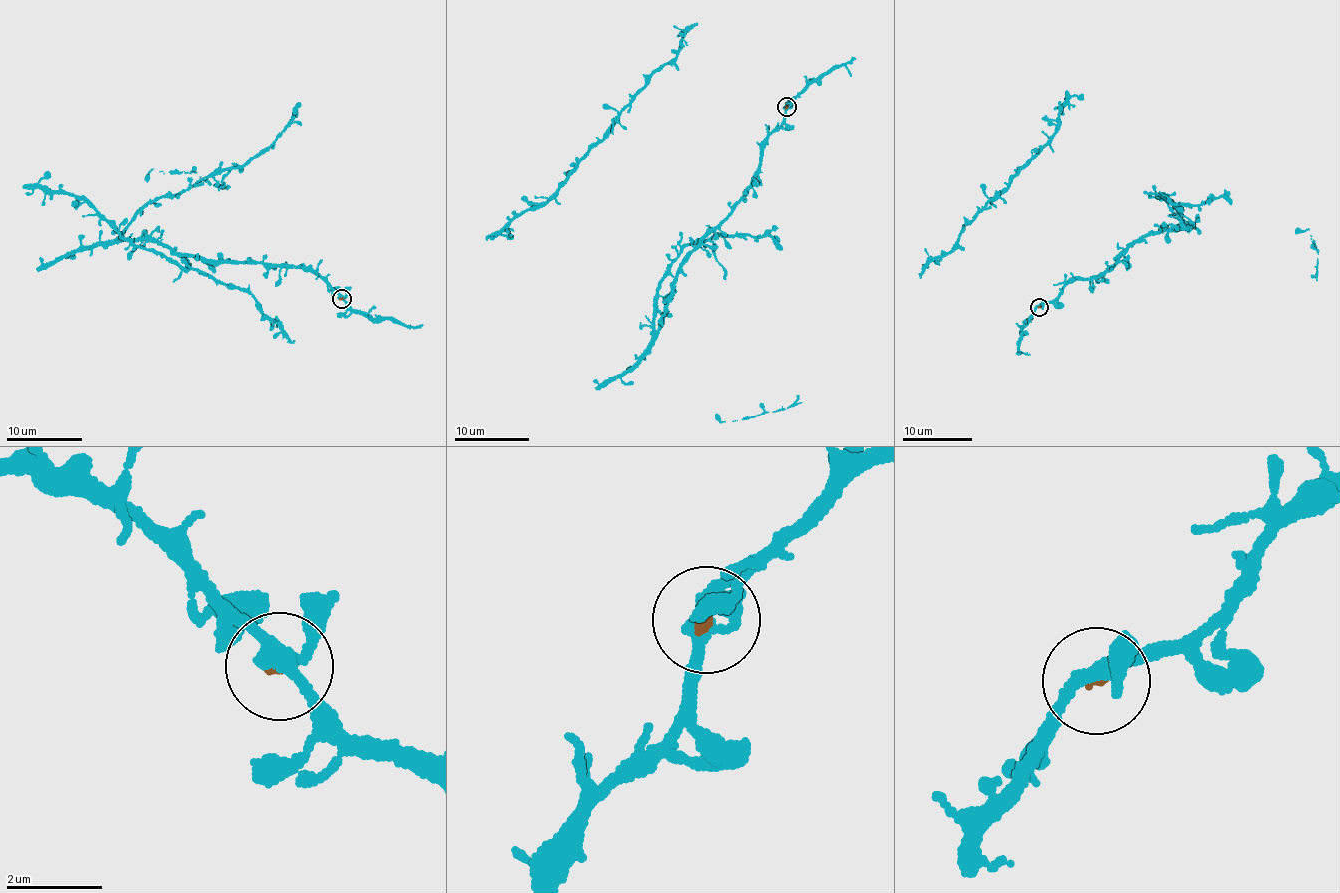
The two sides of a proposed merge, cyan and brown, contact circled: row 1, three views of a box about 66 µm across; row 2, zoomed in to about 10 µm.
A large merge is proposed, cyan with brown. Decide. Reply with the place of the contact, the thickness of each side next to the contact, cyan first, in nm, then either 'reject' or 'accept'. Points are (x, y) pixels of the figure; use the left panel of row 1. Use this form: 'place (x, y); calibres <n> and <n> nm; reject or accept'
place (341, 298); calibres 280 and 110 nm; accept

